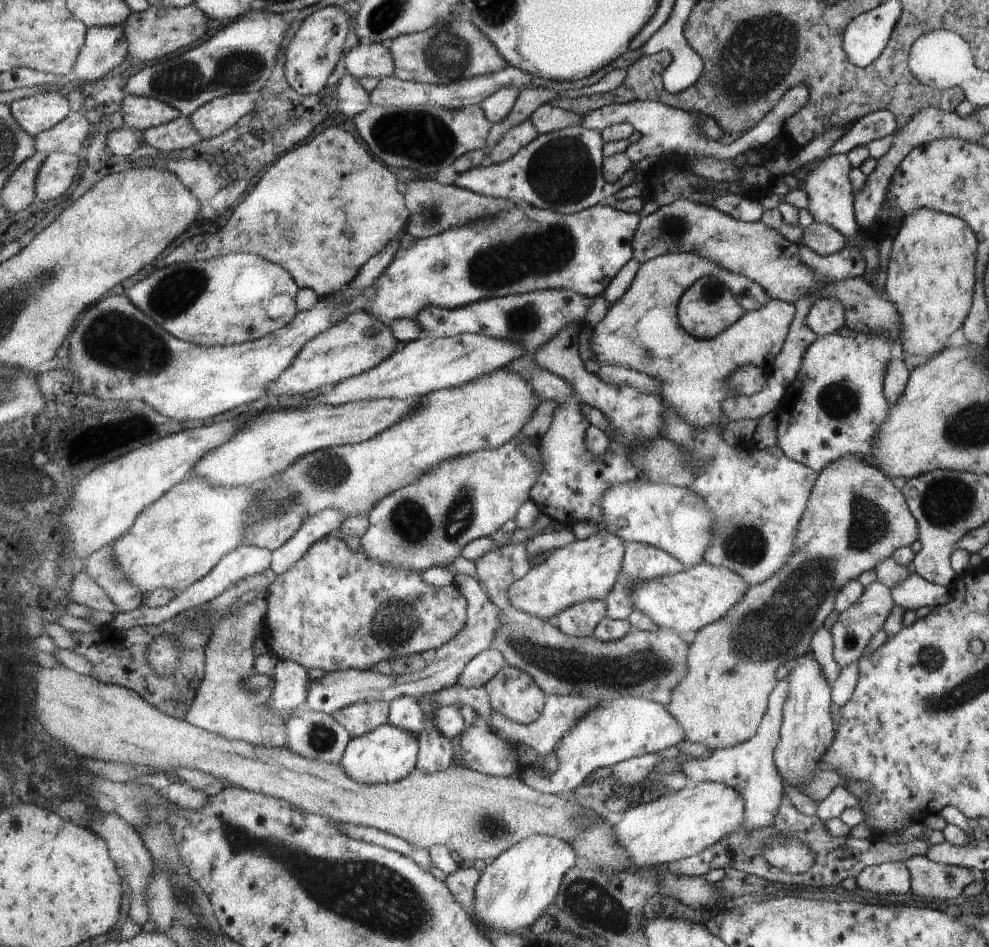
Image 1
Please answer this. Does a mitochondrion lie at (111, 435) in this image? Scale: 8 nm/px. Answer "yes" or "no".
no

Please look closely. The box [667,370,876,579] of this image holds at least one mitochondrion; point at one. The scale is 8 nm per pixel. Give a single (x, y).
(746, 546)

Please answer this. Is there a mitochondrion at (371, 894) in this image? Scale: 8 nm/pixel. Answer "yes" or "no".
yes

